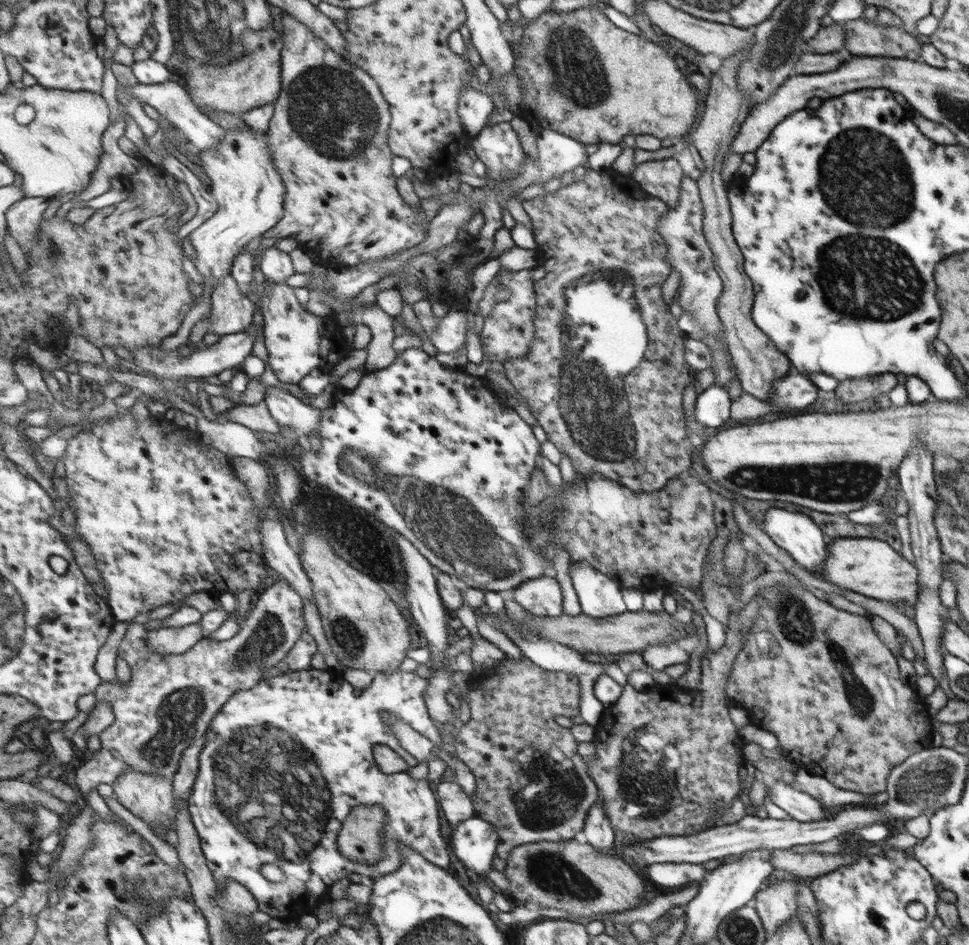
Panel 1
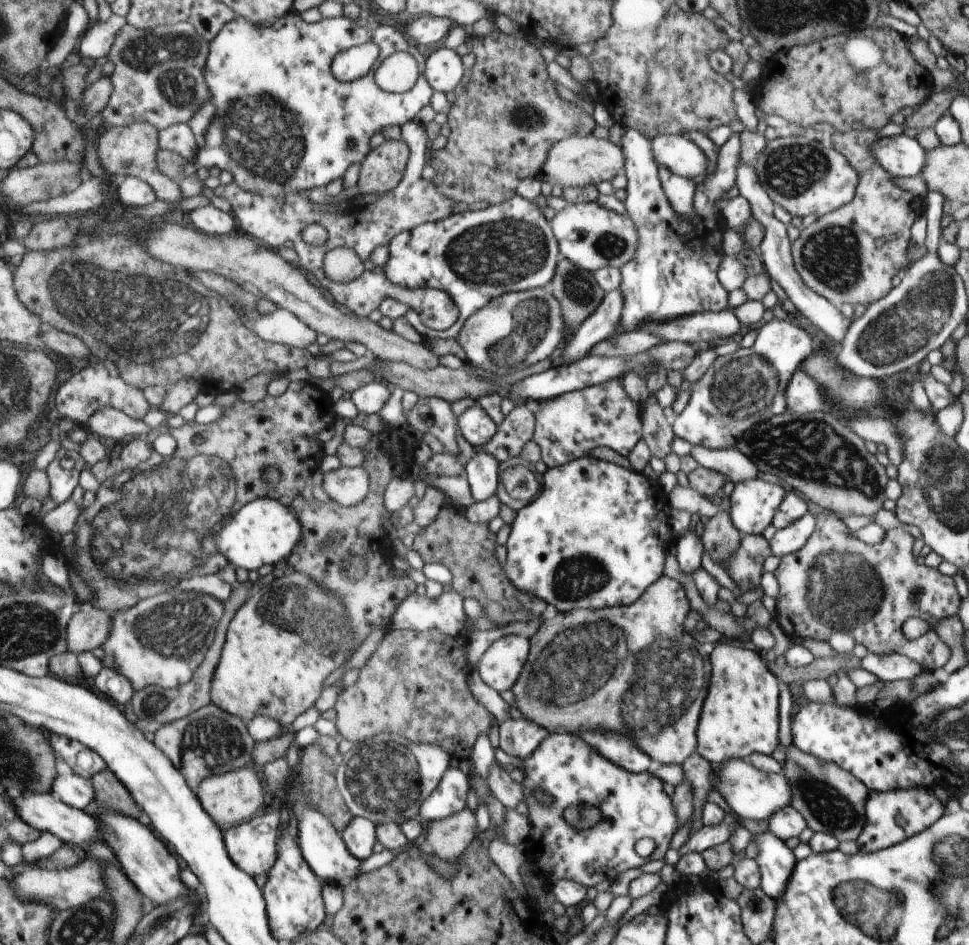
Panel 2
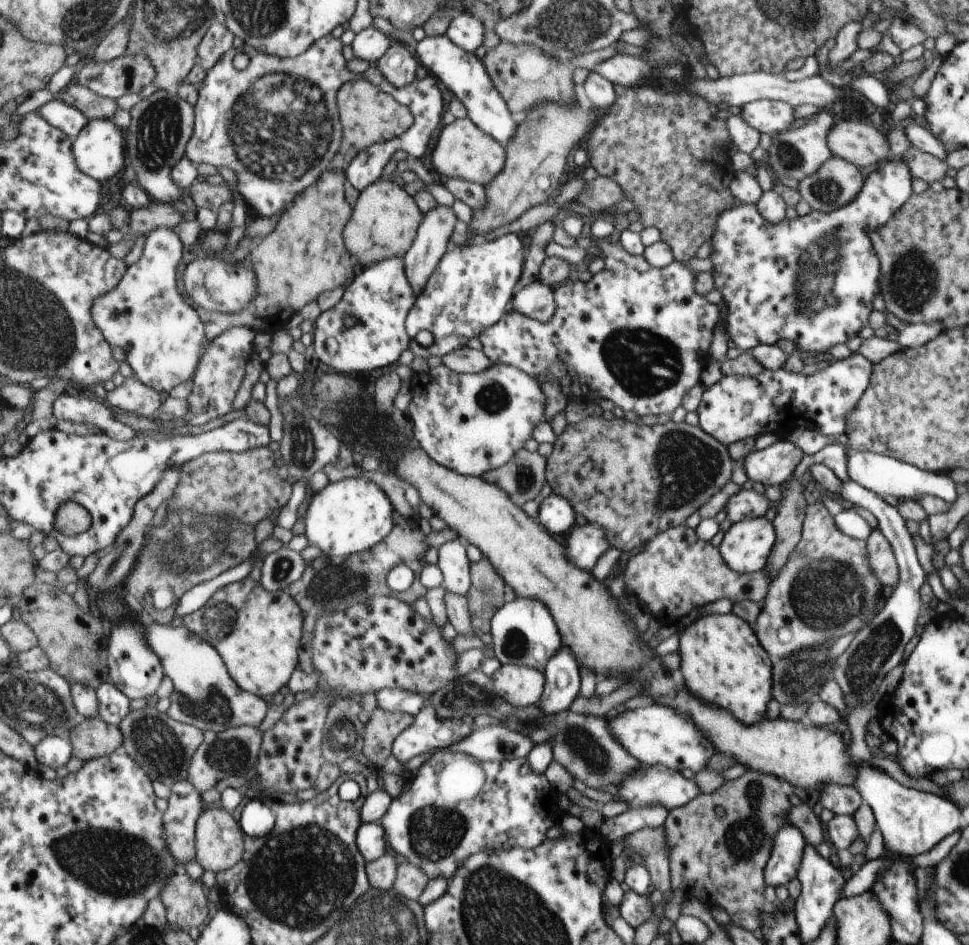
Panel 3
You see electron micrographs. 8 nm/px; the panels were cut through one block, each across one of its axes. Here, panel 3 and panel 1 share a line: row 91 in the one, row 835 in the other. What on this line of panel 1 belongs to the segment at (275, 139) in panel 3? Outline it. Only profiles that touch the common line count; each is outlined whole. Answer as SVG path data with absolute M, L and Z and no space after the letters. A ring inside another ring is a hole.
M316 668L304 669L294 672L282 673L275 678L265 678L263 682L260 682L259 686L252 688L252 690L244 690L237 693L235 697L231 699L231 702L224 706L224 709L218 714L215 721L212 722L211 731L207 734L207 746L202 752L200 761L201 767L196 780L196 786L194 786L194 792L192 792L192 798L190 798L191 814L193 816L193 822L199 831L199 835L202 839L202 846L206 857L208 857L208 864L214 875L216 875L216 881L218 881L218 888L220 886L228 885L228 881L240 881L244 885L248 886L256 898L258 903L261 903L261 911L268 913L272 918L281 920L282 922L298 922L304 914L315 914L319 908L320 903L328 898L330 888L338 882L341 878L346 878L353 872L358 872L368 882L370 878L380 877L380 875L388 874L396 871L403 864L404 858L400 854L400 843L408 845L408 847L418 851L424 859L430 861L433 865L444 868L450 864L450 854L448 854L448 848L440 836L440 822L438 822L438 816L436 816L436 798L428 786L428 779L422 780L410 780L408 774L404 772L385 774L380 771L379 766L373 759L372 747L374 745L386 745L390 747L395 753L398 753L409 767L417 766L414 756L409 754L404 748L401 748L398 743L398 738L394 736L389 730L389 727L385 726L383 719L380 717L380 712L392 713L391 716L396 716L412 726L417 732L422 733L426 738L433 743L435 760L443 760L447 763L452 770L454 766L458 766L457 762L451 756L450 748L444 745L442 737L440 737L439 730L435 727L435 724L428 715L423 693L427 686L427 679L420 678L420 674L416 672L405 672L396 670L392 673L374 673L371 676L370 686L360 690L356 687L351 687L349 680L343 678L340 673L335 673L332 670L319 670ZM378 805L385 812L385 822L382 835L382 857L378 859L378 863L370 865L370 863L358 863L358 861L350 861L343 850L340 849L339 838L344 829L345 823L348 821L351 812L359 806L374 806Z

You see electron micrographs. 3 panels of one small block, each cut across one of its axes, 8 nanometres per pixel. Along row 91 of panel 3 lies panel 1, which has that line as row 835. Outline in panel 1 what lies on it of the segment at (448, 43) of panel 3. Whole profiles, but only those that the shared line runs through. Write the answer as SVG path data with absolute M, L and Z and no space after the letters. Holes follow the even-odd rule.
M475 816L453 828L452 850L469 873L478 879L492 867L492 860L499 848L499 828L490 825L488 820Z

